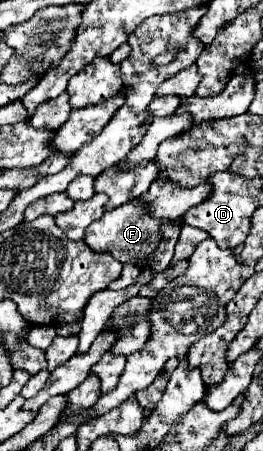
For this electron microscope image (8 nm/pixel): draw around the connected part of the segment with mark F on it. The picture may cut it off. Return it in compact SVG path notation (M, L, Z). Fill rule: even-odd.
M131 201L113 211L107 211L99 221L89 225L83 241L97 253L101 251L113 253L113 257L123 265L129 263L129 265L141 267L145 265L145 255L149 255L157 247L157 237L161 237L161 233L157 233L159 223L161 223L159 219L153 219L147 215L147 209L143 205Z

